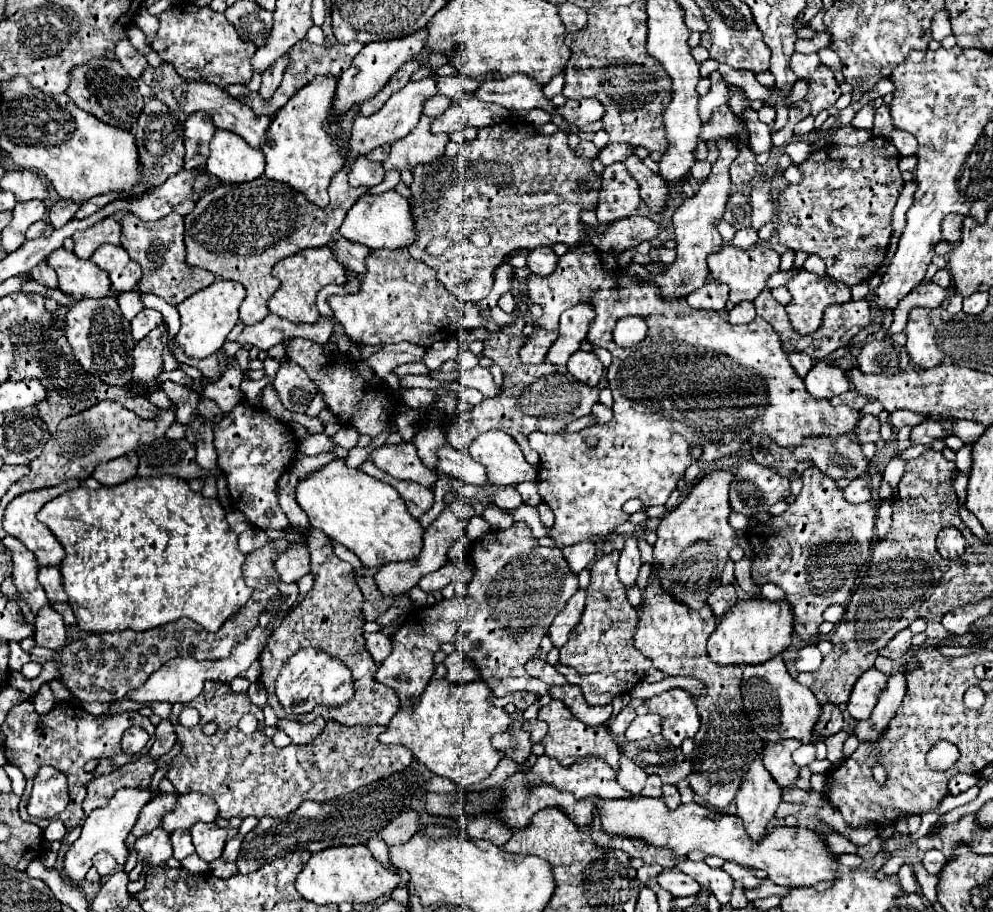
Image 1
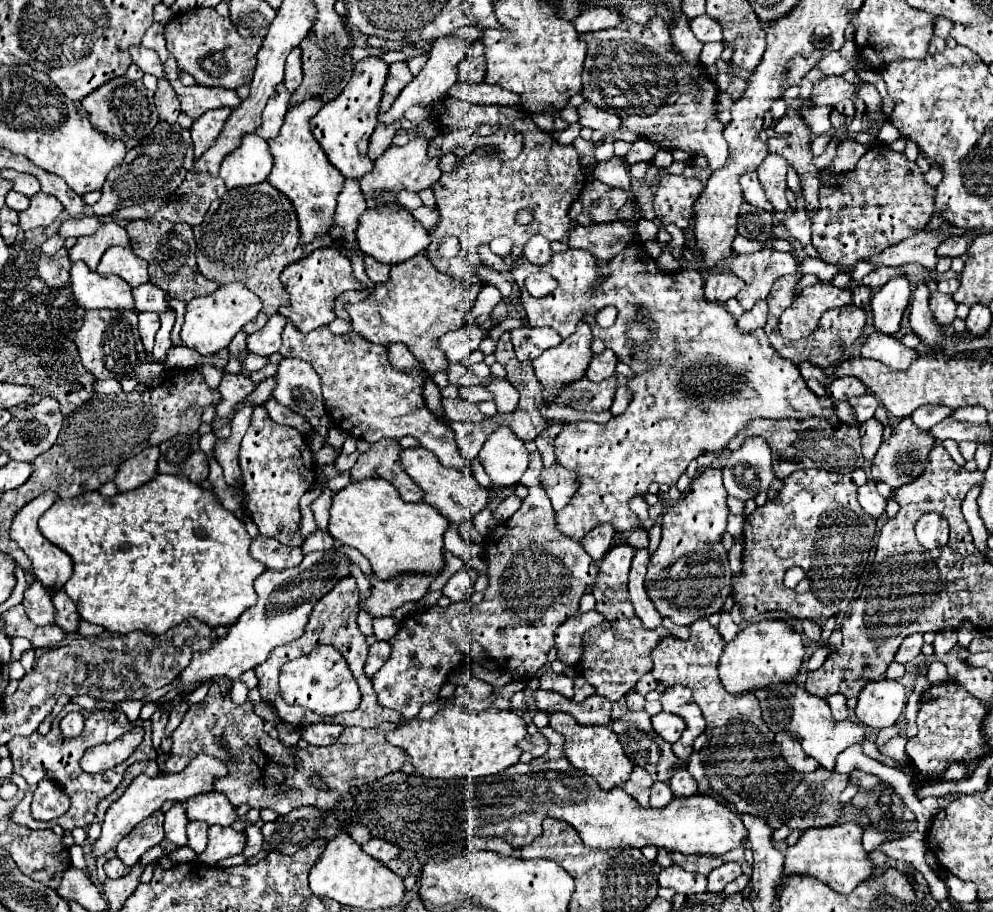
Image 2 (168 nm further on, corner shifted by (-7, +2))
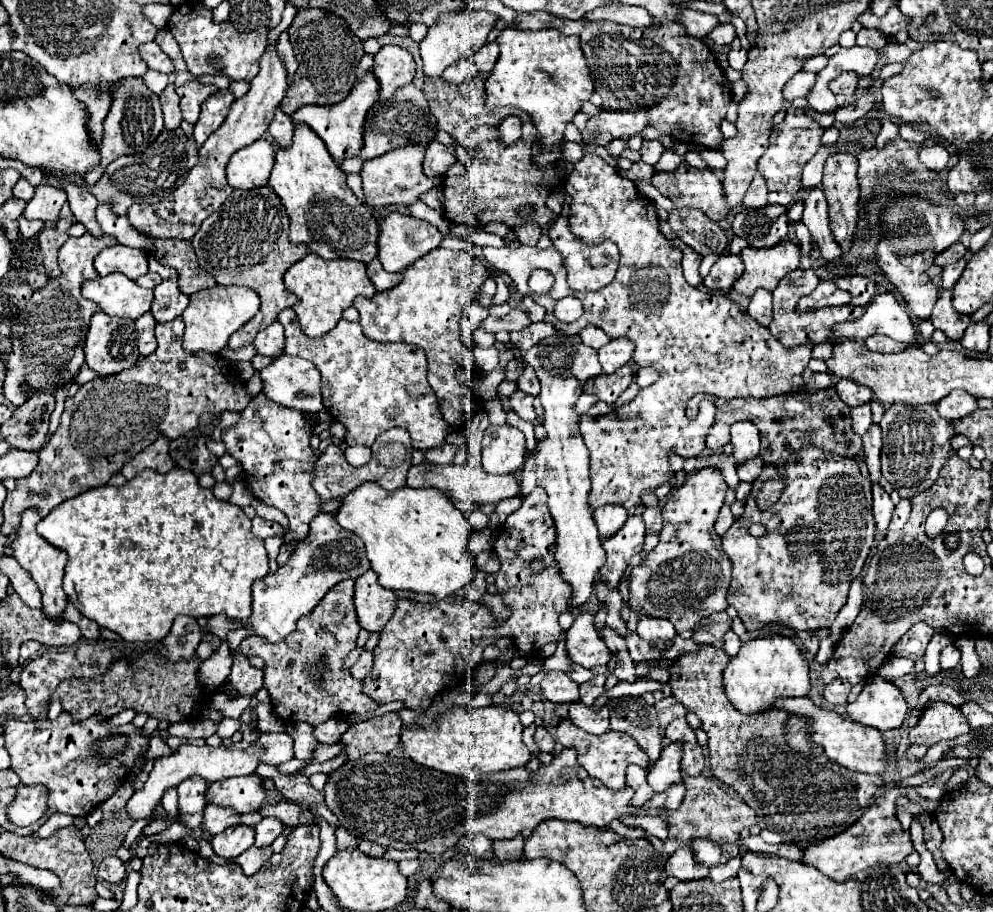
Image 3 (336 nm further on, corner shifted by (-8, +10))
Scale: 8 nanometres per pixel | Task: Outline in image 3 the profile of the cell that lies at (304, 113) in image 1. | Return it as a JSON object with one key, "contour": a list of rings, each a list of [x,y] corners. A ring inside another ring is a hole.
{"contour":[[[295,127],[293,145],[289,149],[277,149],[275,167],[269,177],[269,187],[277,193],[289,215],[289,241],[293,245],[307,245],[309,251],[317,253],[323,259],[353,259],[361,263],[371,263],[377,257],[377,239],[379,239],[379,221],[373,217],[371,209],[363,205],[355,193],[345,183],[345,173],[335,165],[325,143],[307,127]]]}

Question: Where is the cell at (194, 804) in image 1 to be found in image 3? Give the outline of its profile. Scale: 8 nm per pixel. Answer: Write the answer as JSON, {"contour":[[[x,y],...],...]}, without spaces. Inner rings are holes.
{"contour":[[[259,775],[215,781],[207,789],[207,799],[211,803],[233,807],[237,813],[259,811],[265,797],[267,797],[267,789],[263,787],[263,779]]]}

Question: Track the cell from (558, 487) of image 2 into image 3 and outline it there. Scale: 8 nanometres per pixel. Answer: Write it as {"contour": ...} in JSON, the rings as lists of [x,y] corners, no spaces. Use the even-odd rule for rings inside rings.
{"contour":[[[571,337],[571,339],[575,353],[571,353],[571,365],[565,371],[565,375],[557,375],[555,357],[553,359],[541,357],[541,343],[533,345],[533,349],[529,349],[527,353],[521,353],[525,363],[529,363],[535,369],[541,381],[539,399],[545,409],[541,423],[547,431],[545,439],[537,443],[535,451],[525,461],[525,469],[521,477],[521,493],[531,493],[535,487],[543,487],[549,495],[549,511],[557,529],[555,563],[559,567],[563,581],[567,581],[573,587],[573,595],[567,607],[569,611],[587,603],[587,599],[593,593],[593,579],[599,573],[599,569],[605,565],[605,553],[593,521],[593,511],[587,505],[587,497],[591,491],[591,475],[589,475],[589,453],[579,433],[581,415],[573,413],[579,395],[583,393],[585,381],[599,375],[603,369],[599,365],[595,349],[585,347],[579,337]],[[547,363],[553,365],[553,369],[547,369]]]}

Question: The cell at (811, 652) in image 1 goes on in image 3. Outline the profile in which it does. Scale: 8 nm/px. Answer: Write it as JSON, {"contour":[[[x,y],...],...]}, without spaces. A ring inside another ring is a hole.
{"contour":[[[823,637],[823,639],[821,639],[821,645],[819,645],[819,651],[817,651],[817,657],[815,657],[815,659],[817,659],[821,665],[825,665],[825,663],[831,659],[833,649],[835,649],[835,641],[833,641],[831,637]]]}

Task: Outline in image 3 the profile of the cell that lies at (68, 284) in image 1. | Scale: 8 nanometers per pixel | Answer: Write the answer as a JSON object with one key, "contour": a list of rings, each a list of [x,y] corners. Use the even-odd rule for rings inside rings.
{"contour":[[[111,273],[87,281],[83,285],[83,297],[97,303],[99,311],[111,317],[139,319],[143,313],[151,311],[153,289],[143,289],[123,273]]]}

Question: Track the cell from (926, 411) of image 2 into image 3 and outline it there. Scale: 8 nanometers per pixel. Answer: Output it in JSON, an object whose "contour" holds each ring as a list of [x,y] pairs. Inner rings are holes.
{"contour":[[[955,389],[947,397],[943,397],[937,403],[937,407],[939,407],[941,417],[961,419],[977,409],[977,399],[971,397],[971,393],[963,393],[963,389]]]}

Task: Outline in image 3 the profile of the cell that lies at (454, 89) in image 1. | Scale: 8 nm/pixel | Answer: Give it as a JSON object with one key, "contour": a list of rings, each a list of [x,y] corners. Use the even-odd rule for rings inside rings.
{"contour":[[[493,41],[493,43],[487,43],[483,45],[475,55],[473,55],[473,61],[477,65],[479,71],[491,71],[495,61],[499,57],[499,45]]]}

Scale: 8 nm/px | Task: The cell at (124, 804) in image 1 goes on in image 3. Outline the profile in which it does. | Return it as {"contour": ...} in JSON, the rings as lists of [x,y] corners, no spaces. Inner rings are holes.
{"contour":[[[261,733],[255,743],[239,741],[239,743],[233,743],[229,747],[225,747],[225,745],[219,745],[219,747],[209,747],[209,745],[197,747],[197,745],[191,745],[191,743],[179,745],[175,753],[159,757],[155,761],[155,767],[149,773],[149,779],[143,785],[143,789],[139,789],[127,801],[129,817],[133,821],[149,817],[153,813],[153,809],[159,805],[163,793],[169,787],[177,787],[183,779],[189,779],[193,775],[201,775],[207,783],[215,783],[215,781],[223,781],[223,779],[229,779],[229,777],[251,775],[251,773],[255,773],[257,765],[261,765],[261,763],[277,767],[277,765],[281,765],[281,763],[285,763],[285,761],[289,761],[293,757],[295,757],[293,755],[293,737],[289,733]]]}

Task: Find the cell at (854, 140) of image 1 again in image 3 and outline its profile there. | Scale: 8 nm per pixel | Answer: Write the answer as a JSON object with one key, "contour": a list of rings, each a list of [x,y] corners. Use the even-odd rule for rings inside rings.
{"contour":[[[835,153],[825,161],[823,169],[823,183],[821,189],[825,193],[827,205],[829,205],[829,219],[831,219],[831,233],[839,247],[847,253],[851,249],[851,243],[855,239],[857,231],[857,215],[859,215],[859,183],[857,183],[857,159],[849,153]]]}

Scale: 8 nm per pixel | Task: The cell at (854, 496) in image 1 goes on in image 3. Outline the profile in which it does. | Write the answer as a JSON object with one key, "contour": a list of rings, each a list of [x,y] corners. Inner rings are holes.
{"contour":[[[879,483],[873,485],[873,517],[875,517],[877,533],[881,533],[881,535],[887,533],[887,527],[893,517],[893,507],[895,505],[893,505],[891,497],[883,491],[883,487]]]}

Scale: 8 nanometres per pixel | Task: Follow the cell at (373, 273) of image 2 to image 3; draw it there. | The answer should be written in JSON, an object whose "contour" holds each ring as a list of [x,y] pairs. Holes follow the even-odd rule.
{"contour":[[[373,259],[373,261],[367,265],[367,275],[369,275],[371,283],[375,285],[377,293],[387,291],[387,289],[399,285],[399,281],[401,281],[401,277],[403,277],[403,273],[387,273],[387,271],[383,269],[383,265],[379,263],[379,259]]]}

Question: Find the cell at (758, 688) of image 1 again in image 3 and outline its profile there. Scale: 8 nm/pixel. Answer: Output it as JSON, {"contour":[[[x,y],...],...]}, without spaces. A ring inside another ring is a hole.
{"contour":[[[797,697],[797,699],[779,699],[775,703],[779,709],[785,709],[789,713],[799,713],[799,715],[805,715],[813,721],[813,729],[815,733],[809,737],[813,743],[821,745],[825,749],[825,755],[843,765],[845,769],[851,769],[851,771],[861,771],[861,773],[885,773],[887,771],[887,753],[885,753],[885,737],[881,731],[877,729],[871,729],[871,727],[865,727],[865,725],[859,725],[855,721],[847,721],[843,719],[841,715],[837,715],[835,711],[831,709],[823,709],[823,707],[817,707],[809,697]]]}

